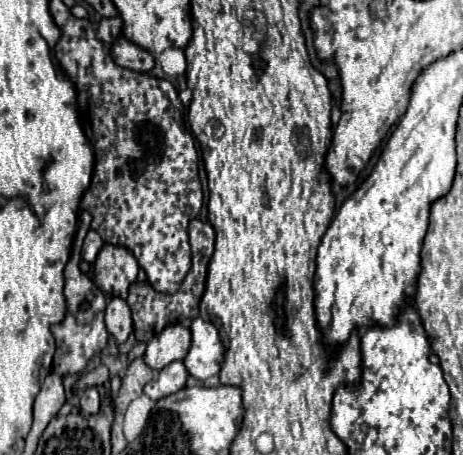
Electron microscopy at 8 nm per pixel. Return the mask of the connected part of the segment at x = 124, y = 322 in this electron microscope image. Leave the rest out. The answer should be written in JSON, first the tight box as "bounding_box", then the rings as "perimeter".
{"bounding_box":[106,297,132,343],"perimeter":[[[112,297],[106,305],[106,329],[116,337],[118,343],[124,343],[132,333],[130,307],[122,297]]]}

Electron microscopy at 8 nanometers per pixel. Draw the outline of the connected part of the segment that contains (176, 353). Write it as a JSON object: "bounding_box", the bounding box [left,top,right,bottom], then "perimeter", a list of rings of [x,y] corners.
{"bounding_box":[144,323,192,369],"perimeter":[[[180,323],[168,325],[162,333],[154,335],[148,341],[144,361],[152,369],[162,369],[176,359],[184,359],[190,349],[190,343],[192,343],[192,337],[190,337],[188,327],[184,327]]]}

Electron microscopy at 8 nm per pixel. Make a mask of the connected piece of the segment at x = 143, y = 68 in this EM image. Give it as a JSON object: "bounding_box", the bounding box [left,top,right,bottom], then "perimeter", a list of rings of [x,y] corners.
{"bounding_box":[110,37,154,73],"perimeter":[[[118,37],[112,43],[110,53],[112,53],[114,61],[118,65],[126,67],[126,69],[134,69],[134,71],[140,71],[140,73],[148,73],[154,67],[154,57],[146,49],[130,43],[126,37]]]}

